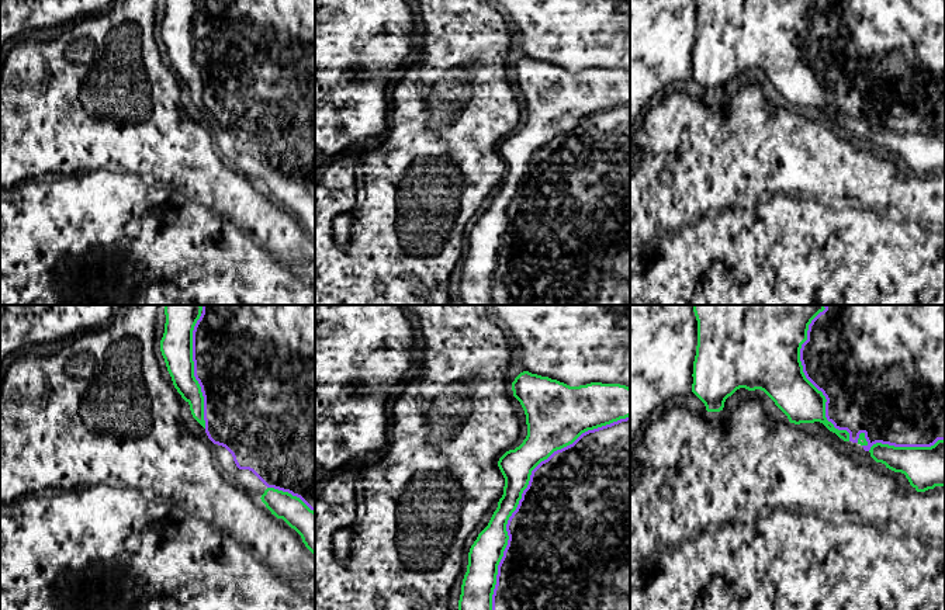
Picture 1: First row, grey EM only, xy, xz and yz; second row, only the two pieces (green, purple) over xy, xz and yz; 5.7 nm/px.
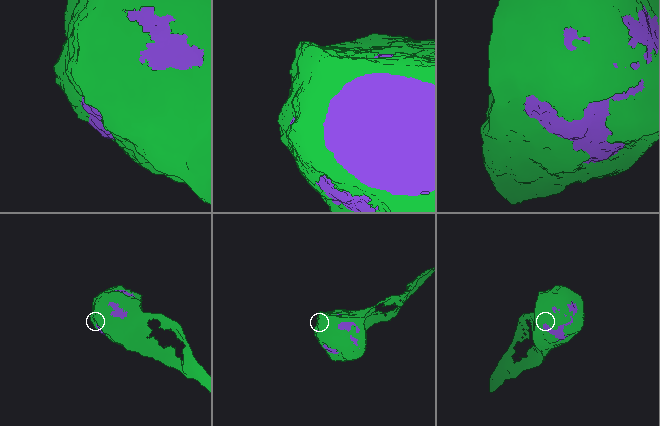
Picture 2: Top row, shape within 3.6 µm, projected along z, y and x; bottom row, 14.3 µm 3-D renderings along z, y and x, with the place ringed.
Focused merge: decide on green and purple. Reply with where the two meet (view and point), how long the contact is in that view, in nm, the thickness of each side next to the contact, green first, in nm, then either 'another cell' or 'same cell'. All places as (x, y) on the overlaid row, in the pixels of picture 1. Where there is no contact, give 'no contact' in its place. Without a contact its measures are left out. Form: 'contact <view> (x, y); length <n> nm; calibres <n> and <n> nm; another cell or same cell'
contact xz (522, 492); length 1350 nm; calibres 190 and 480 nm; same cell

